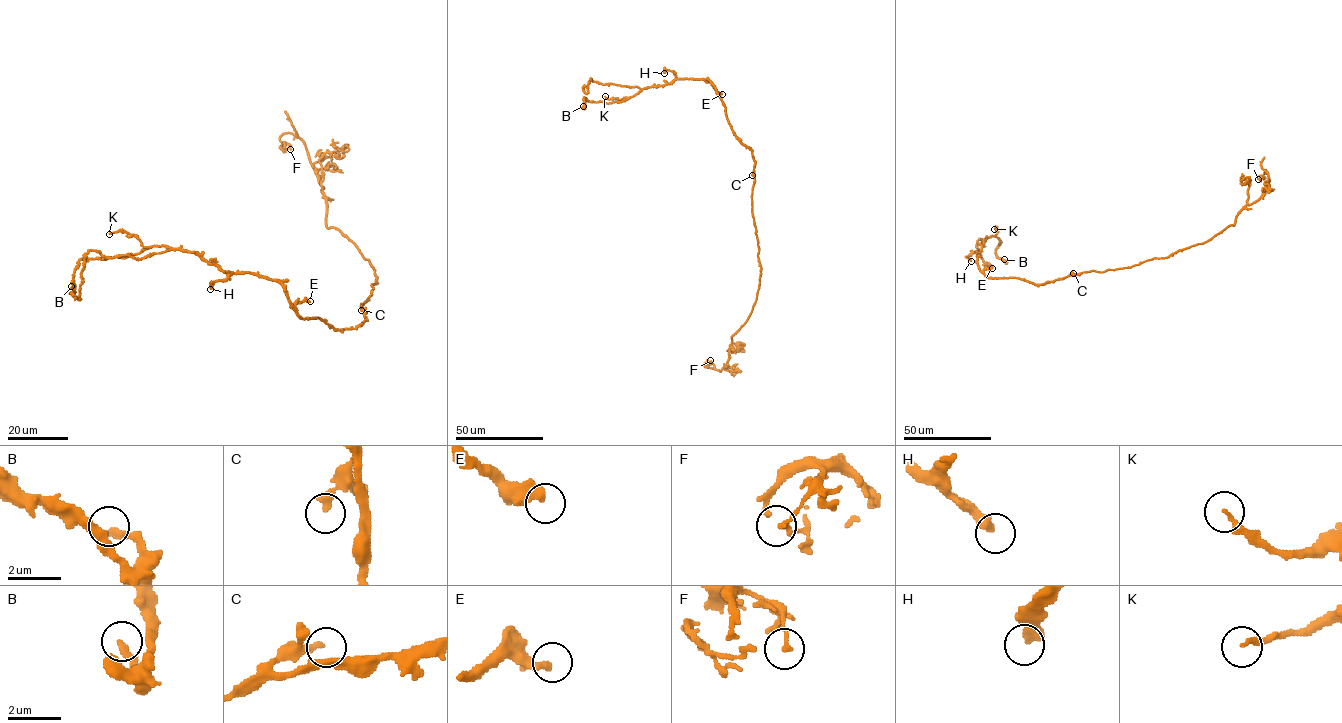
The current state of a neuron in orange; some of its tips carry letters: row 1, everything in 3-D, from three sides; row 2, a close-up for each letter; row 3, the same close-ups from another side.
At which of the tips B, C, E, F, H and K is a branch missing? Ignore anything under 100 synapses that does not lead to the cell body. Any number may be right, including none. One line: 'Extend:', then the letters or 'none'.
Extend: none

